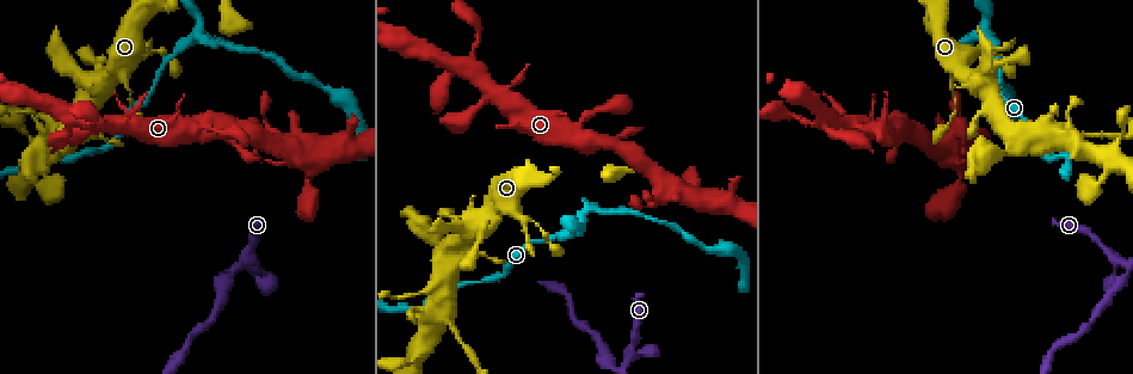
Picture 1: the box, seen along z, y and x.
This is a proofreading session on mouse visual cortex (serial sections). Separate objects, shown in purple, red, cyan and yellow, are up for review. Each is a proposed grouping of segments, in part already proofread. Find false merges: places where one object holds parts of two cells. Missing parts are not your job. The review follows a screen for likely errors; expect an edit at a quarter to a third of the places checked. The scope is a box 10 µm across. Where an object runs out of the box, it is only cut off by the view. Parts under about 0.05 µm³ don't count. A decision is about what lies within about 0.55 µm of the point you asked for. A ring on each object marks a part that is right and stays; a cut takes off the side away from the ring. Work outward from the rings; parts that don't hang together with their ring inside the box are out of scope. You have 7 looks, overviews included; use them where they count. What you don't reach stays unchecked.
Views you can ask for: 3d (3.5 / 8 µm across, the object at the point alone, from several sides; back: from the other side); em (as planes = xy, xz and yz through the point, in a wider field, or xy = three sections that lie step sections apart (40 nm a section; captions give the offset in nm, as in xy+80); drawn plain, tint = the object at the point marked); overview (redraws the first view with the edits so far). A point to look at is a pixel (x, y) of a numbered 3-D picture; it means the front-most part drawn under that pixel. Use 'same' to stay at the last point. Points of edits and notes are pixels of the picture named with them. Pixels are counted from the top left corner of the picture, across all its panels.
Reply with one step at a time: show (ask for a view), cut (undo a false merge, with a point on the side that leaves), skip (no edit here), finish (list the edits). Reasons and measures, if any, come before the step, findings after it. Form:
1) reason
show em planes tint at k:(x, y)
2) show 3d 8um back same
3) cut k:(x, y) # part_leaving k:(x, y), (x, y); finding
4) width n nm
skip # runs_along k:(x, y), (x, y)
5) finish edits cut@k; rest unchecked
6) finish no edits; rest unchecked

arms part here
show 3d 8um at 1:(1043, 127)

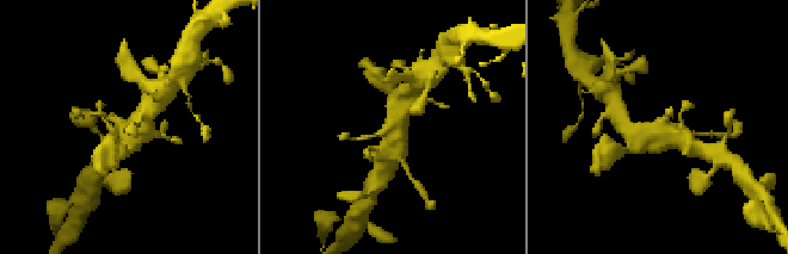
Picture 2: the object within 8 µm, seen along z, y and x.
need the tissue
show em xy step 3 tint same

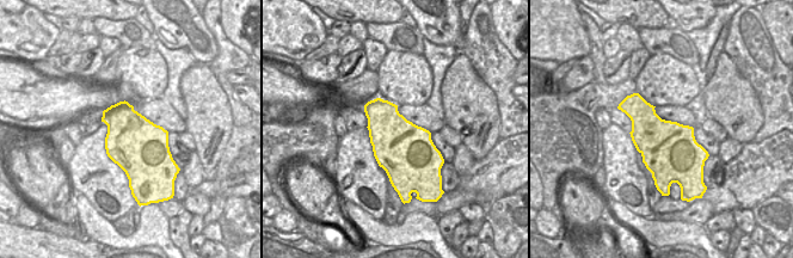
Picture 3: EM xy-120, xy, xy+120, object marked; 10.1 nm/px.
skip # runs_along 2:(646, 136), (670, 135), (706, 154); one cell here

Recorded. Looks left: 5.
sudden change in width
show em planes tint at 1:(977, 50)

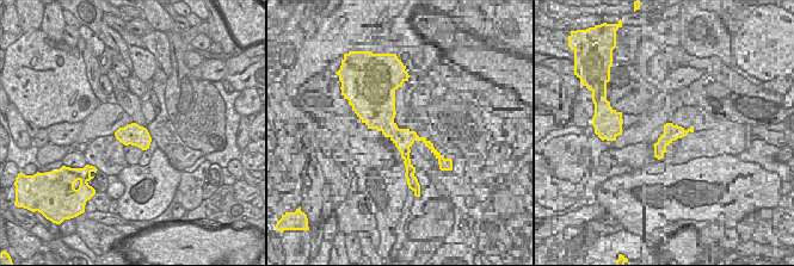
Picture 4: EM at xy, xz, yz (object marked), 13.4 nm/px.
wider look
show 3d 3.5um same

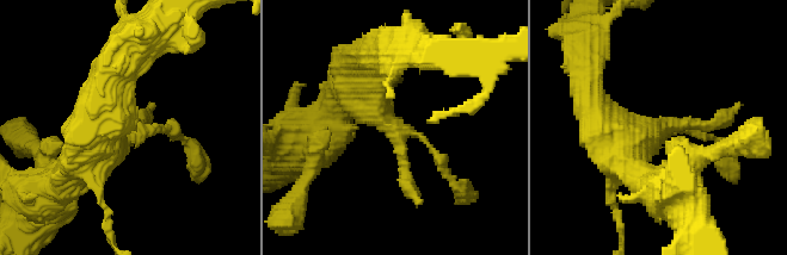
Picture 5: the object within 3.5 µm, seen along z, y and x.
width 280 nm
skip # runs_along 5:(357, 79), (379, 116), (430, 145), (448, 179); all the same cell

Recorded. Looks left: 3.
four-way junction
show 3d 3.5um at 1:(1110, 171)

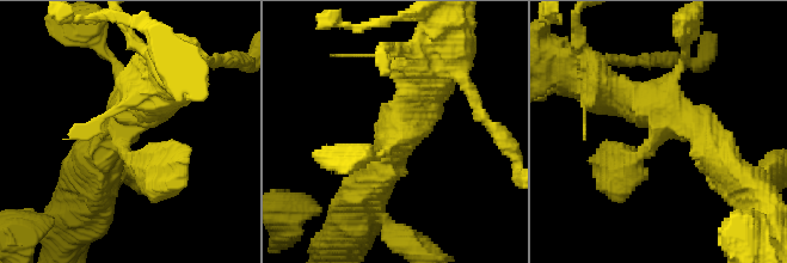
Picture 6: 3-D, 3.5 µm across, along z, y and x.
arm_widths 150, 200, 450, 600 nm
skip # all the same cell

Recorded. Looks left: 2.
finish no edits; rest unchecked

